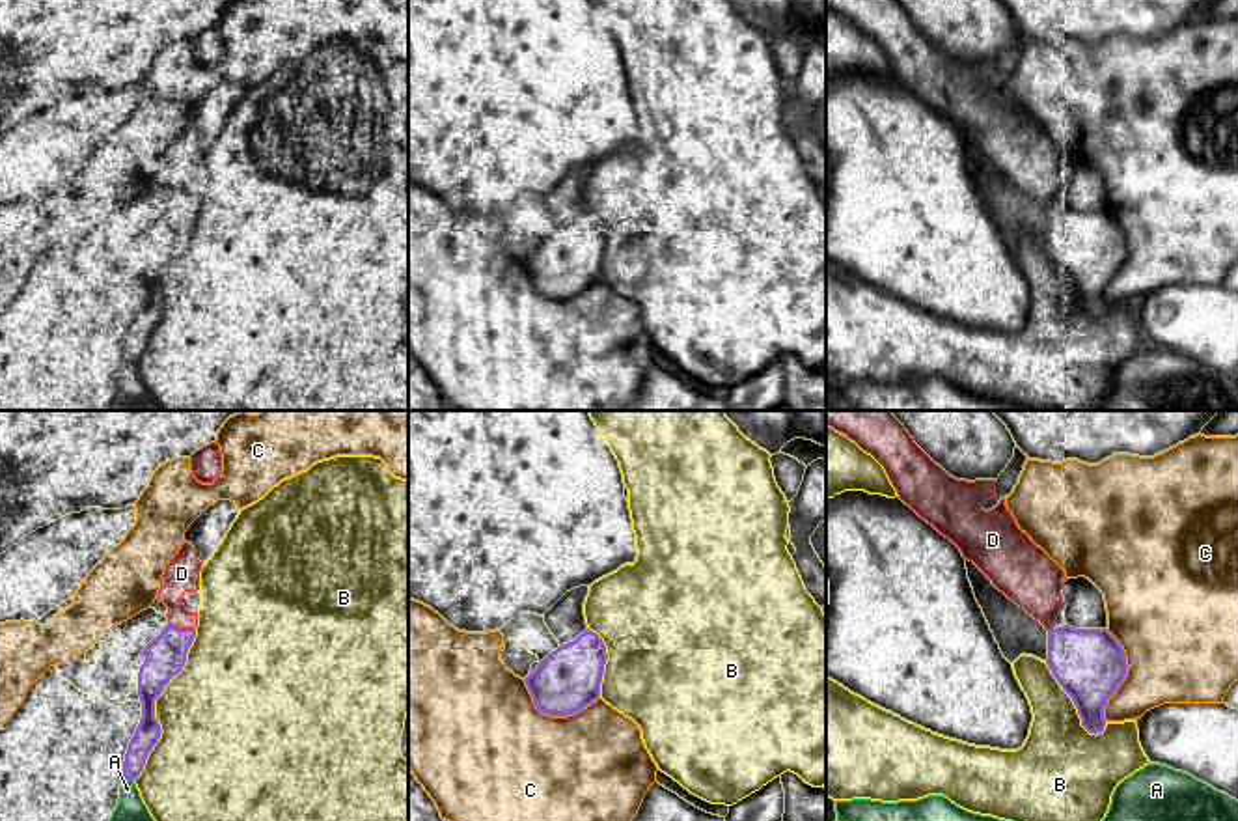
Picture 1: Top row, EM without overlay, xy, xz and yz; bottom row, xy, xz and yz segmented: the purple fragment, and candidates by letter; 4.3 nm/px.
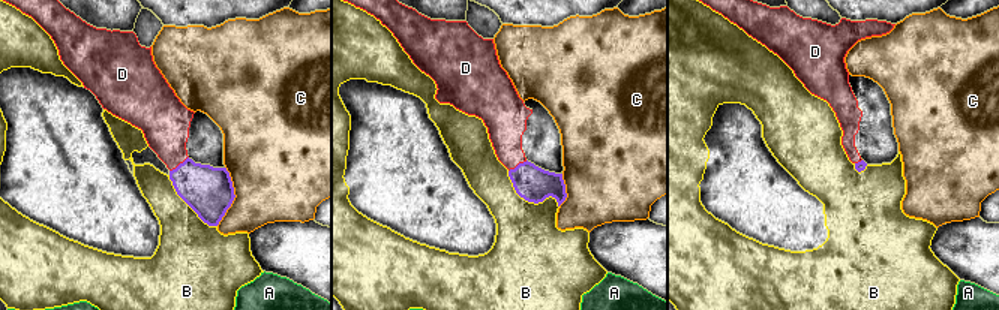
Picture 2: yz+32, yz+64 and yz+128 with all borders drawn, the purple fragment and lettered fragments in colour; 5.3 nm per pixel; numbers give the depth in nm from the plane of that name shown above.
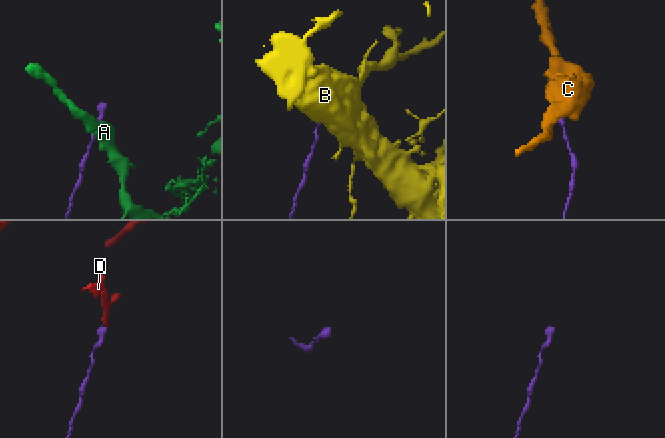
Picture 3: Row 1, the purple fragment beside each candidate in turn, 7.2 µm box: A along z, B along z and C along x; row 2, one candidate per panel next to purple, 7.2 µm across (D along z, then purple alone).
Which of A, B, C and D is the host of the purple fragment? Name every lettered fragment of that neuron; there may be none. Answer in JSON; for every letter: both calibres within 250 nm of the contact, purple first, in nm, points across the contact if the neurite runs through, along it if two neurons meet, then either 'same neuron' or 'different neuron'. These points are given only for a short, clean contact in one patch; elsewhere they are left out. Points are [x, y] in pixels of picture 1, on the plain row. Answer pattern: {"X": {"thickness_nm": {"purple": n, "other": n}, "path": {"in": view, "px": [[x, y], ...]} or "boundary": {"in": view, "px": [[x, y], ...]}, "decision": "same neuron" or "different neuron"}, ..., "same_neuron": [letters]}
{"A": {"thickness_nm": {"purple": 110, "other": 200}, "decision": "different neuron"}, "B": {"thickness_nm": {"purple": 180, "other": 440}, "decision": "different neuron"}, "C": {"thickness_nm": {"purple": 300, "other": 440}, "decision": "different neuron"}, "D": {"thickness_nm": {"purple": 180, "other": 150}, "decision": "same neuron"}, "same_neuron": ["D"]}

